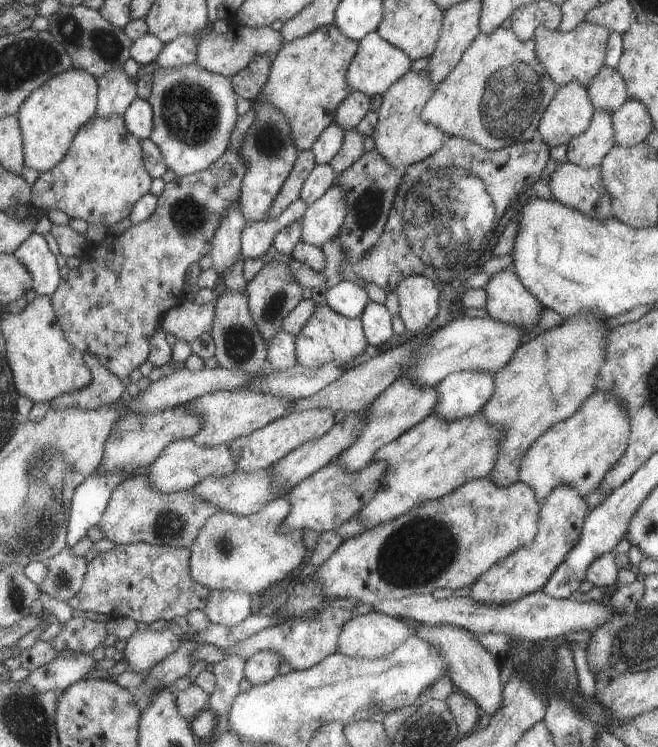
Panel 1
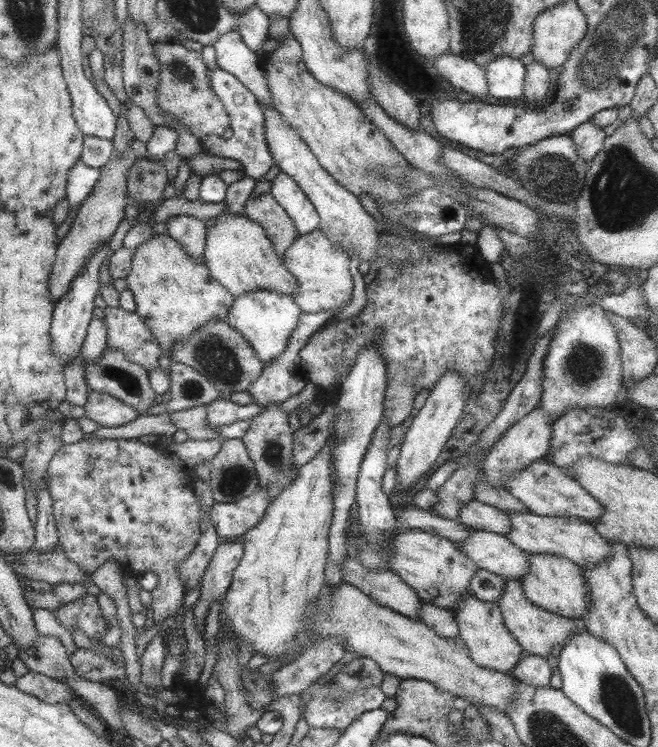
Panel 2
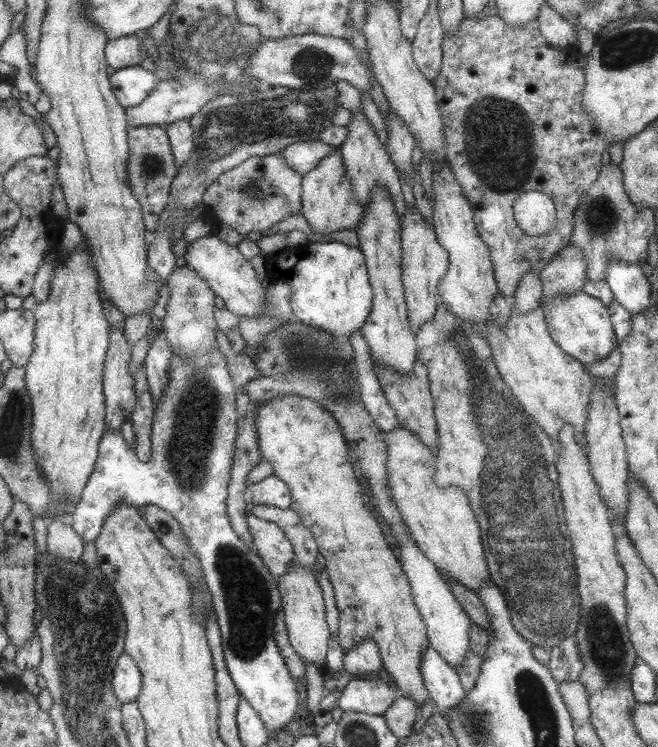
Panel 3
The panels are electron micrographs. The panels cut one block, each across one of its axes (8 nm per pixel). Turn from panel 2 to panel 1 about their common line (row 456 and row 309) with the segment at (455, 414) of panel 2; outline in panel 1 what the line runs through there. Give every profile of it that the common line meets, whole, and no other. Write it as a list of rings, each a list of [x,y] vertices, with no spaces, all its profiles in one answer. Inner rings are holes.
[[[412,274],[402,278],[395,288],[400,316],[406,335],[417,334],[437,312],[437,288],[426,276]]]

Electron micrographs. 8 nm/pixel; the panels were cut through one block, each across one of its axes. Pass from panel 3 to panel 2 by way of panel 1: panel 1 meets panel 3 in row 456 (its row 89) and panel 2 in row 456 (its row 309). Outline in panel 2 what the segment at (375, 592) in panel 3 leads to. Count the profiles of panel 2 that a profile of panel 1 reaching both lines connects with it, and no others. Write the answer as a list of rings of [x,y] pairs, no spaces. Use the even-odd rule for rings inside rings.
[[[89,437],[81,439],[73,444],[62,444],[57,454],[49,462],[49,470],[46,471],[45,483],[51,497],[51,512],[55,521],[58,543],[61,545],[65,556],[79,568],[83,568],[87,574],[91,574],[97,567],[101,567],[107,560],[117,560],[126,572],[138,577],[145,572],[157,574],[157,584],[153,590],[150,590],[152,608],[152,618],[162,623],[165,618],[173,617],[175,612],[182,607],[184,593],[183,586],[177,578],[177,565],[183,561],[187,554],[195,548],[197,538],[199,538],[199,510],[195,504],[195,496],[191,496],[191,476],[189,470],[185,470],[185,466],[178,465],[171,461],[171,452],[164,450],[159,443],[143,444],[143,440],[117,438],[111,440],[109,438]]]

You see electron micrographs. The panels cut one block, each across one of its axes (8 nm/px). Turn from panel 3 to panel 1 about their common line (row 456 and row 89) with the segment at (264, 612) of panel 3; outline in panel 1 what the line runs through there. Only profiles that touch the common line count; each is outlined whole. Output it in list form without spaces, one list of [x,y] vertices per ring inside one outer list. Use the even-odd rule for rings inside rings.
[[[195,62],[171,68],[154,66],[147,100],[152,108],[153,123],[148,139],[159,148],[165,164],[177,177],[190,175],[209,167],[226,151],[237,118],[235,93],[233,82],[229,82],[229,78],[209,72]],[[122,68],[107,70],[96,79],[95,117],[122,114],[136,97],[136,80],[131,79]]]

